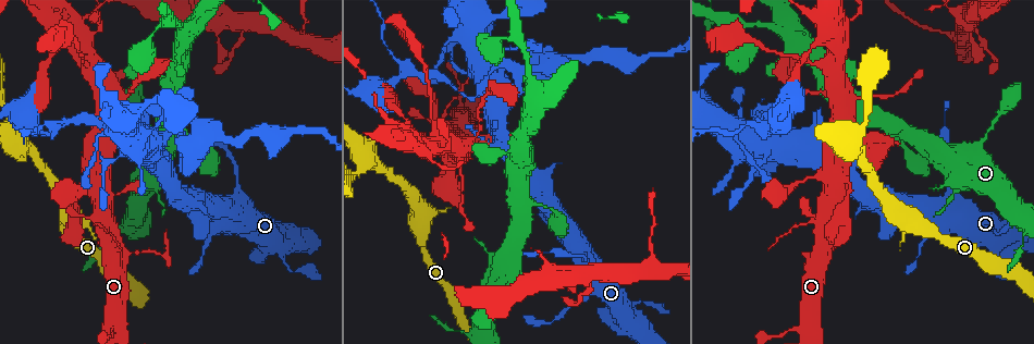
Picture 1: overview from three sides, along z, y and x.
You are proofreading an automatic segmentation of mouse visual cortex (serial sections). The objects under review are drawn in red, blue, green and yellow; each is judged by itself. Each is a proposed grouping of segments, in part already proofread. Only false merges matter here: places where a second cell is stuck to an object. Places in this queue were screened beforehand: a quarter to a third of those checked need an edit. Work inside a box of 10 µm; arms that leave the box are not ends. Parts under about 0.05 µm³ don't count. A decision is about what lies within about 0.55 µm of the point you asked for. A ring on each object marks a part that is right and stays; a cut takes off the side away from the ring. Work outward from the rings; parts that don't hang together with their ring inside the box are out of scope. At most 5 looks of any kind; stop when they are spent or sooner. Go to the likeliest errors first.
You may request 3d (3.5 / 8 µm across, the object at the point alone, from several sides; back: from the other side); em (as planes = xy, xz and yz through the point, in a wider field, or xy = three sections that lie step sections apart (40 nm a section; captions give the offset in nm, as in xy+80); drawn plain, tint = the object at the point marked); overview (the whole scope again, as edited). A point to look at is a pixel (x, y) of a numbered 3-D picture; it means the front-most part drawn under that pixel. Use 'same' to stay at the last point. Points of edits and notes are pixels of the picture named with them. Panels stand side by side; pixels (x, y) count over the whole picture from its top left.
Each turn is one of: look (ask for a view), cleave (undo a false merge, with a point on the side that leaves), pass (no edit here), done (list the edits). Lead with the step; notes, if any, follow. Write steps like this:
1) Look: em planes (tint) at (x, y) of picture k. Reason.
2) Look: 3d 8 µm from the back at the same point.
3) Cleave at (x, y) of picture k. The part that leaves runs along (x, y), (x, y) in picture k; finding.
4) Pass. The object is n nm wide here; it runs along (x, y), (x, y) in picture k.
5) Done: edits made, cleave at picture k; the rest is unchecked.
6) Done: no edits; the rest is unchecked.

Look: em xy step 1 (tint) at (516, 71) of picture 1. Side arm on a straight run.

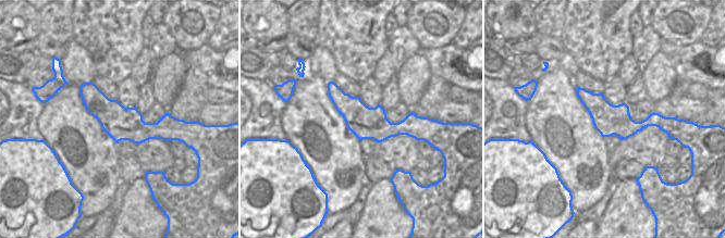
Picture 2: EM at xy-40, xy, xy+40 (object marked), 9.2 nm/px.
Look: 3d 3.5 µm at the same point. See where the arms go.

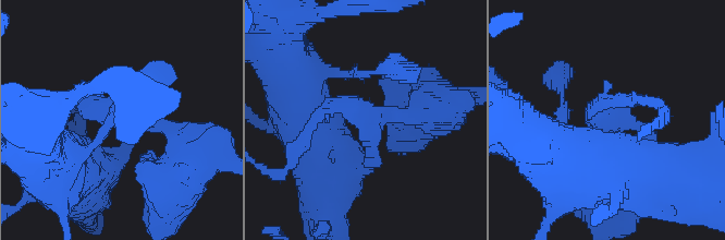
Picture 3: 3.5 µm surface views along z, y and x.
Cleave at (393, 139) of picture 3. The object is 300 nm wide here; the part that leaves runs along (371, 155), (368, 118), (434, 110) in picture 3; a second cell is stuck on.

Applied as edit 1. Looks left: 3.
Look: 3d 3.5 µm at (373, 162) of picture 1. Three arms meet.

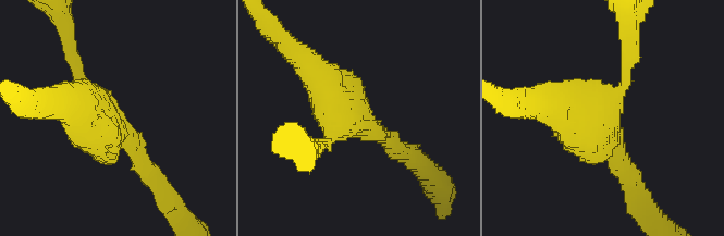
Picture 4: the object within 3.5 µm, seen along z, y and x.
Look: em xy step 2 (tint) at (601, 133) of picture 4.

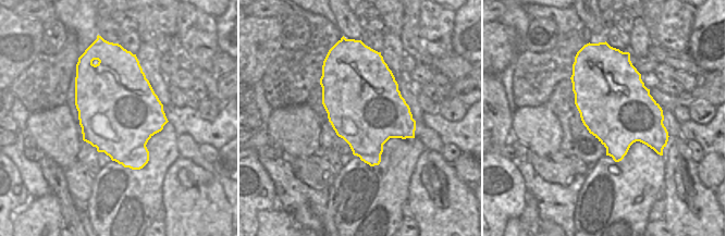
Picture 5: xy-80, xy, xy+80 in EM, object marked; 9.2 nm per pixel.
Pass. It runs along (145, 165), (95, 115), (71, 58) in picture 4; one cell here.

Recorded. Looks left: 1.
Done: edits made, cleave at picture 3; the rest is unchecked.

